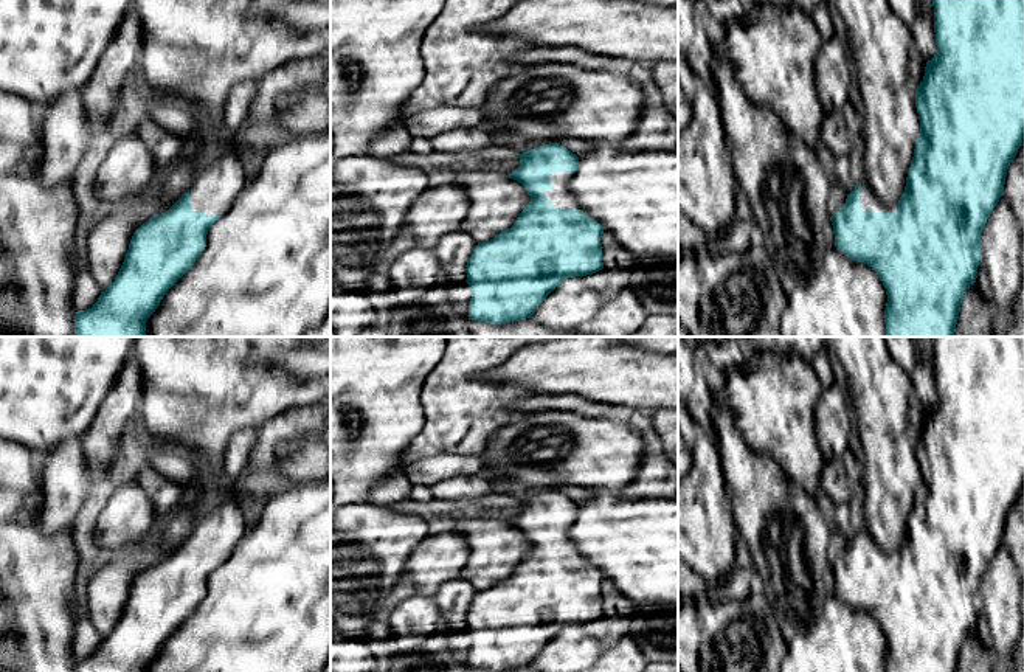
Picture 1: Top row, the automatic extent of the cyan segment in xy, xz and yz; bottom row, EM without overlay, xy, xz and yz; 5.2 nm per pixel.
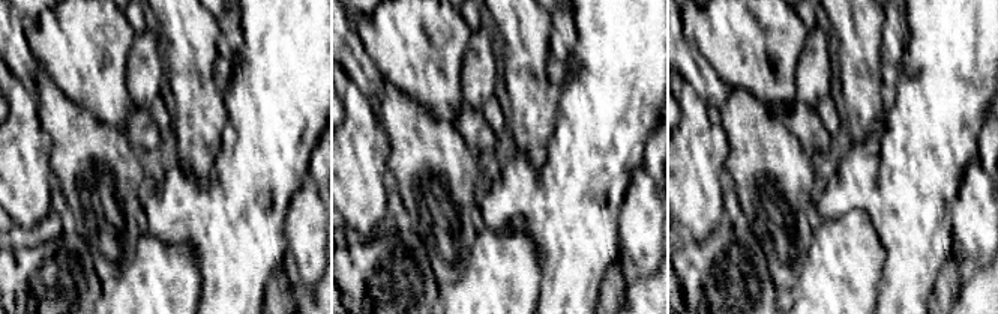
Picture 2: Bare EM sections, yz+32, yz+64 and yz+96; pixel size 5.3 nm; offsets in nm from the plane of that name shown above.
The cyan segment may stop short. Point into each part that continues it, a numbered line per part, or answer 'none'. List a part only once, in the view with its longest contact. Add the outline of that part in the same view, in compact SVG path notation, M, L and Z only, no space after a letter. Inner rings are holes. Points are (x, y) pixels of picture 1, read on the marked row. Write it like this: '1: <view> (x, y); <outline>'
1: xz (560, 196); M555 172L551 175L552 189L545 191L545 197L551 200L559 210L582 210L576 197L569 191L569 180L573 174L569 172Z

